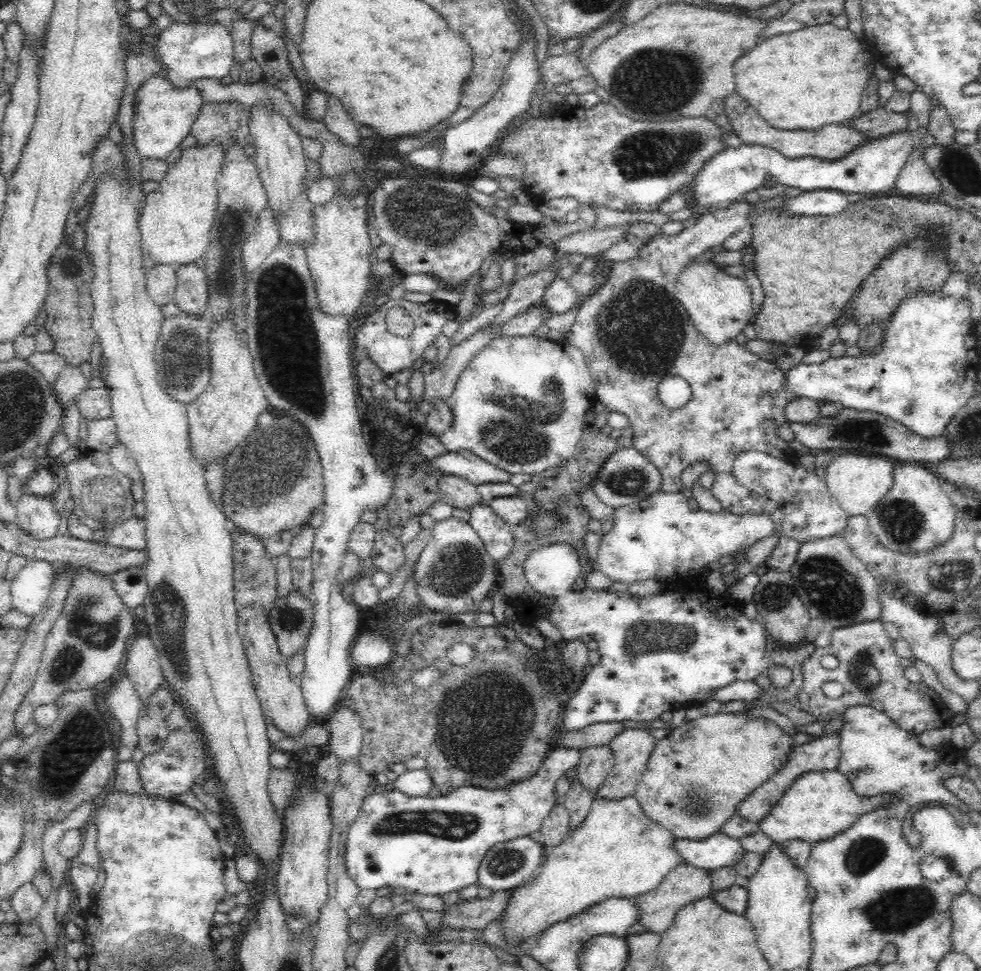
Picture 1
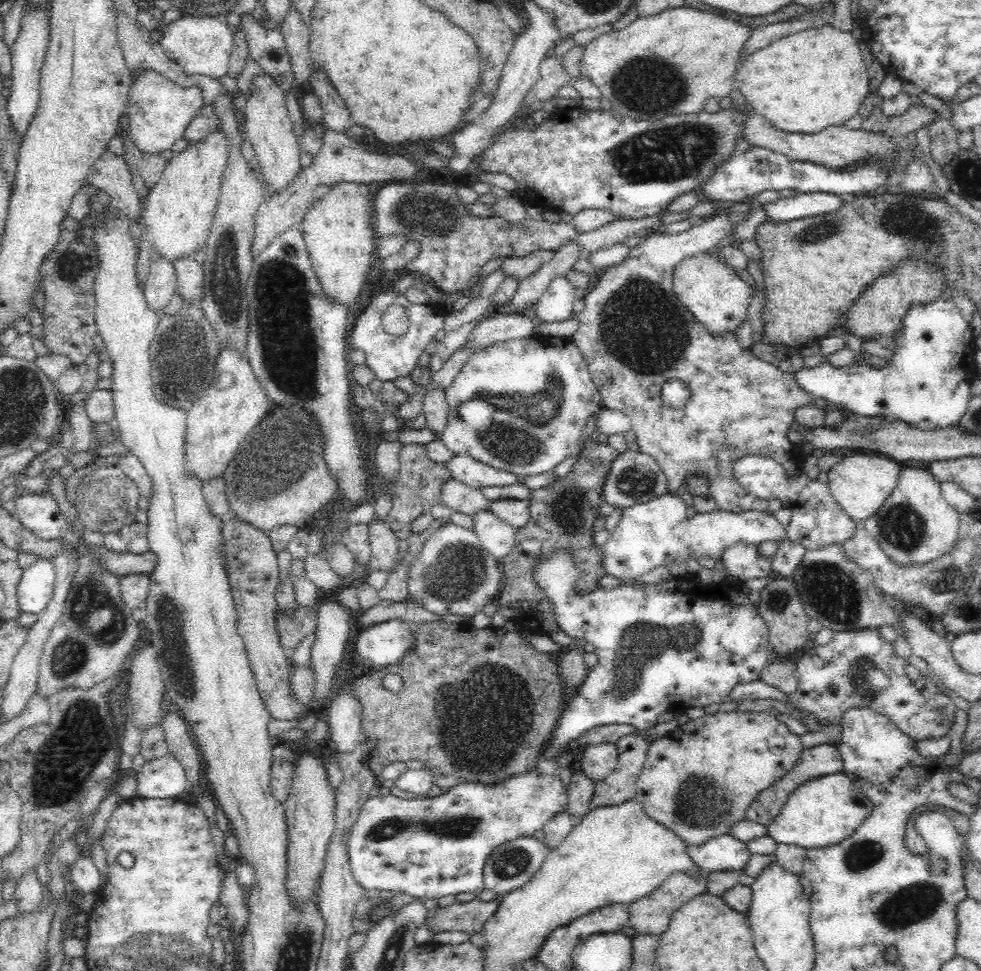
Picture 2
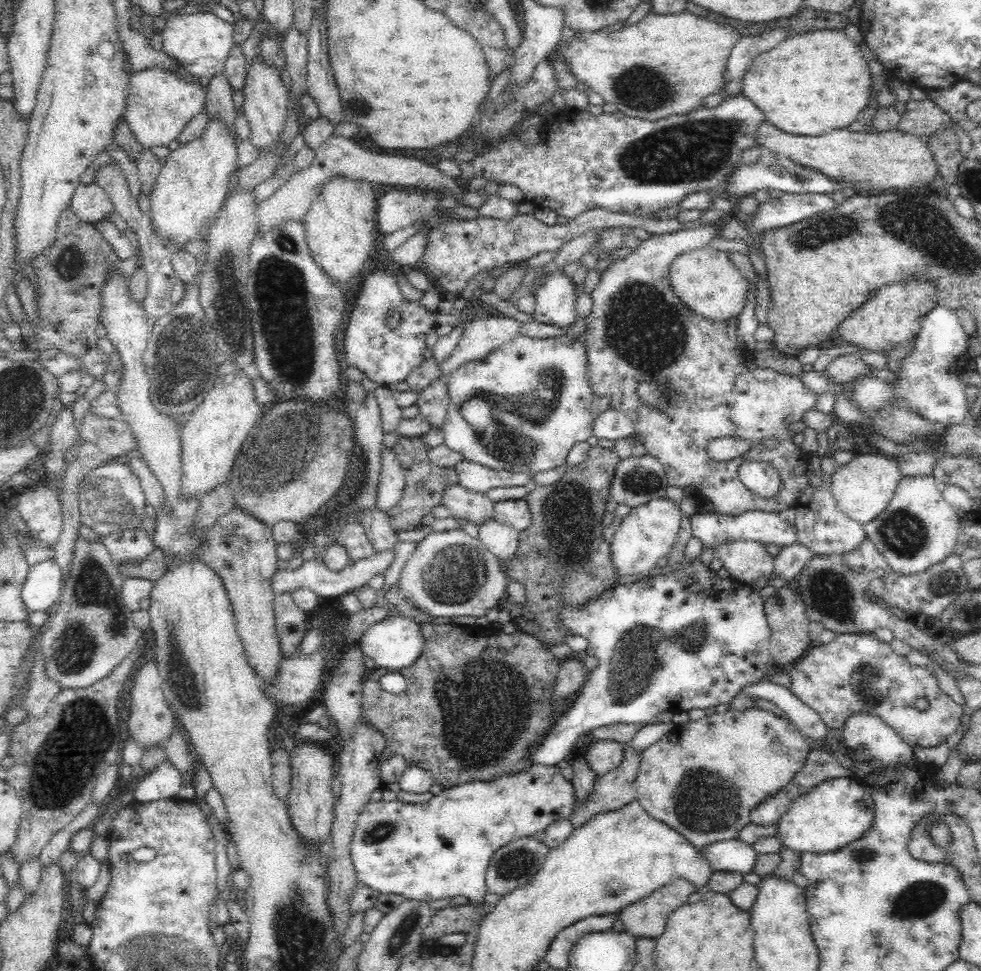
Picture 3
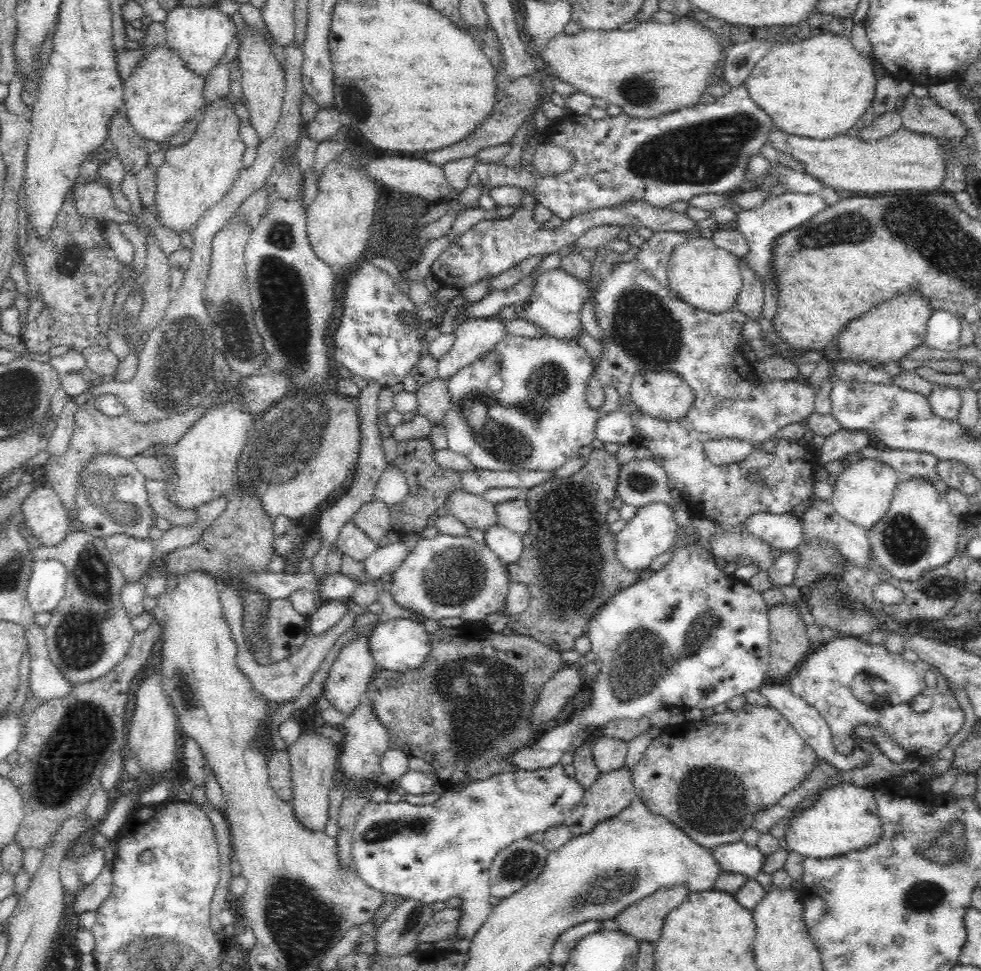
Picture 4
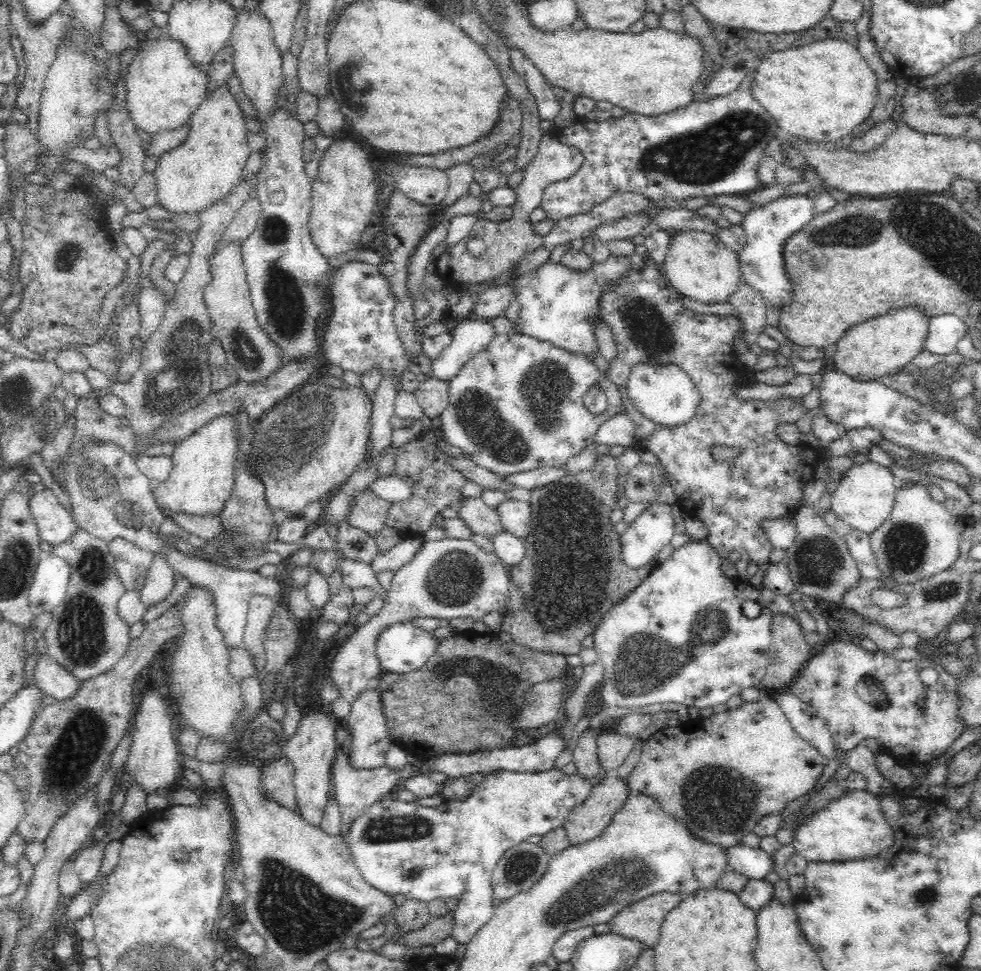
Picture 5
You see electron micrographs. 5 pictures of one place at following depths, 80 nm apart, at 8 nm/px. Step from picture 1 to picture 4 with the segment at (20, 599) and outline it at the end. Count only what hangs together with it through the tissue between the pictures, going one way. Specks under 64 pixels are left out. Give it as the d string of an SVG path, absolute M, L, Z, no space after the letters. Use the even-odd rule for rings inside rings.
M38 560L26 588L26 599L32 611L51 612L64 596L67 571L58 560Z

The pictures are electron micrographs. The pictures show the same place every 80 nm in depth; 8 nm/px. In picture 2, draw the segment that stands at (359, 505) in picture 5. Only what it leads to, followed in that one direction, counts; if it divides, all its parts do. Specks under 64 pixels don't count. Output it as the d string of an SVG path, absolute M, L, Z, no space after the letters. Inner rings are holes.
M374 519L368 525L371 557L367 568L369 571L380 570L390 573L398 564L397 558L400 558L399 538L394 535L394 531L385 521Z

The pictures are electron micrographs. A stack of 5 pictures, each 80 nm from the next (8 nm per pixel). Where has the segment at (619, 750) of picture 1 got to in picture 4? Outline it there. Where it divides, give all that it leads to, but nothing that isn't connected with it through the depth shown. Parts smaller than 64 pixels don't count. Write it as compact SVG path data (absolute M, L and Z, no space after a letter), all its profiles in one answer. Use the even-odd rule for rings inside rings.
M558 763L550 768L536 768L536 770L516 769L514 772L500 773L499 775L491 776L484 780L476 780L476 782L466 782L466 784L463 785L456 785L455 787L452 787L452 790L446 787L444 792L438 796L438 799L434 803L428 805L419 806L405 801L394 803L387 801L380 803L368 801L359 814L353 832L351 857L353 858L356 873L360 875L360 878L368 884L370 888L374 888L376 891L380 891L383 894L398 894L398 896L403 896L404 899L416 899L424 904L446 901L449 898L452 898L452 896L459 896L463 900L462 906L459 907L462 909L462 920L460 920L460 926L458 926L458 932L456 935L461 940L473 939L476 932L480 929L480 926L484 925L484 922L492 913L493 906L491 906L488 901L488 898L490 898L491 895L488 882L490 876L489 869L491 868L494 856L496 856L499 851L502 852L502 848L506 848L509 844L512 844L512 842L529 837L540 836L545 833L548 828L552 828L552 826L556 826L556 824L562 824L562 822L567 823L568 828L572 831L573 835L576 834L578 837L586 835L592 830L592 828L594 828L594 826L596 826L596 822L606 820L606 818L610 818L610 816L622 812L624 807L627 807L632 800L637 797L633 785L631 770L632 768L628 768L624 764L616 770L601 774L588 790L584 790L580 788L580 786L577 786L575 779L568 777L564 773L563 765Z

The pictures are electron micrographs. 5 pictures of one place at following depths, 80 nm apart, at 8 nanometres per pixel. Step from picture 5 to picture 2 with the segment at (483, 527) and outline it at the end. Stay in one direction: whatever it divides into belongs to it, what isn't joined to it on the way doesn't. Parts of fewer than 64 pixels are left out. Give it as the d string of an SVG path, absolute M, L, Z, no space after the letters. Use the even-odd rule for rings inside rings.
M454 478L443 485L440 503L448 506L454 512L466 514L470 517L477 511L489 510L491 504L479 489L474 489Z

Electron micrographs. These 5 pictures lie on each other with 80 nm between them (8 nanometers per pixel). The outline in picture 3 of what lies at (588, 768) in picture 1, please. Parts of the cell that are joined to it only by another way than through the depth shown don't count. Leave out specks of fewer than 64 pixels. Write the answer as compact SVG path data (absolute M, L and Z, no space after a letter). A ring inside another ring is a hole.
M694 560L694 564L687 564L684 561L682 568L674 574L662 574L646 580L645 582L634 582L625 585L615 585L614 587L604 590L600 596L588 600L582 606L562 606L560 608L560 621L562 625L574 635L580 635L588 641L589 646L595 650L596 658L599 662L596 668L588 671L586 682L577 694L576 700L572 706L566 710L563 716L556 719L554 724L548 730L547 734L531 752L531 762L545 764L546 766L555 766L561 760L570 759L573 754L582 746L584 737L591 730L599 726L608 726L609 724L642 724L649 725L654 723L658 714L671 712L688 712L692 709L708 709L711 706L730 703L734 696L747 686L765 679L771 670L770 662L773 660L771 655L771 630L768 626L766 615L764 614L763 598L756 593L756 590L746 583L729 578L716 578L708 566L700 563L700 560ZM592 741L581 750L588 768L597 777L605 775L622 762L622 744L614 741Z

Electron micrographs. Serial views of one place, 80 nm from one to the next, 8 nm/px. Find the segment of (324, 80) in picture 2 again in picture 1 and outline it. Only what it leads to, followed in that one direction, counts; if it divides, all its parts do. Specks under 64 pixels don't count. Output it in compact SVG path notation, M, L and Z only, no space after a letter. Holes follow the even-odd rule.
M328 95L326 116L322 121L328 131L340 139L340 143L348 147L356 147L360 151L363 138L358 131L359 125L353 121L340 100Z

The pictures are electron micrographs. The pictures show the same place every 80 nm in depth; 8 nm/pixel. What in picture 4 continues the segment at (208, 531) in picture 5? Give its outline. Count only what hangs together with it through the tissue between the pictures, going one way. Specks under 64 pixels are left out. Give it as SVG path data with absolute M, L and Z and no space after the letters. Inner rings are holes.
M150 478L145 483L145 488L152 511L170 521L172 526L186 526L197 520L194 509L180 509L170 501L165 481Z

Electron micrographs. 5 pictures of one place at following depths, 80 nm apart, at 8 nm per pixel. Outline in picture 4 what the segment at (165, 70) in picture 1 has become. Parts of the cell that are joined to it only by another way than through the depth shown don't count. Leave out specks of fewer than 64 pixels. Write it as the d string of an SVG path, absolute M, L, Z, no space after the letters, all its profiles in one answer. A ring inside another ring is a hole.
M180 6L167 12L165 46L176 51L189 71L205 77L226 54L237 32L239 20L224 16L217 8L199 7Z

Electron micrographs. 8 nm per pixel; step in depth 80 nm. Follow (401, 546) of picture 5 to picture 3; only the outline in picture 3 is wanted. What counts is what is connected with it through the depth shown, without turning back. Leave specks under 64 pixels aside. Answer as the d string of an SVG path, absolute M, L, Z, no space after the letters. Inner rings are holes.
M393 550L373 553L373 555L368 558L354 561L348 568L344 568L344 570L340 570L340 572L333 572L328 568L326 563L324 563L324 560L321 560L320 557L314 557L304 561L303 565L300 566L300 568L296 568L296 570L280 569L276 576L272 578L272 588L275 594L284 592L284 590L292 592L296 590L296 588L309 588L318 596L322 596L322 598L339 598L343 594L346 594L346 592L352 592L363 585L367 585L368 580L376 574L384 575L393 560Z

